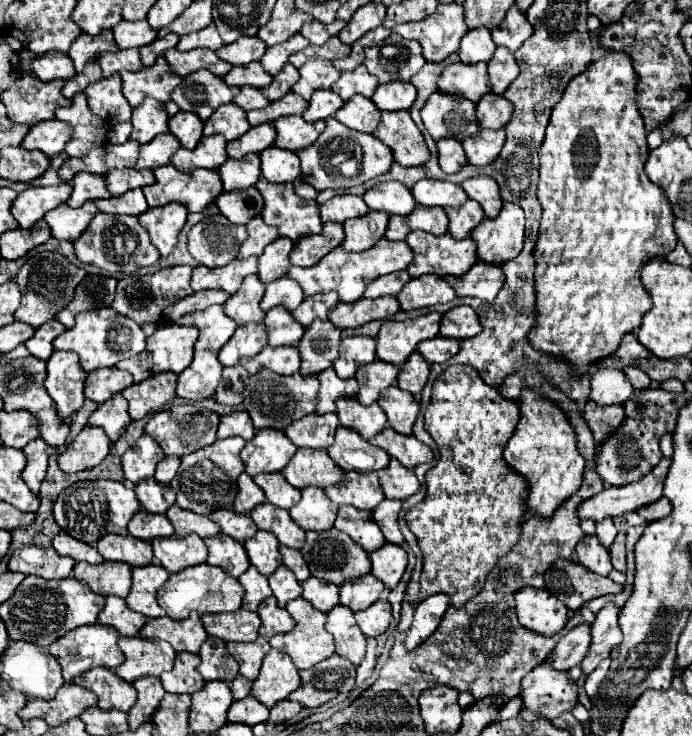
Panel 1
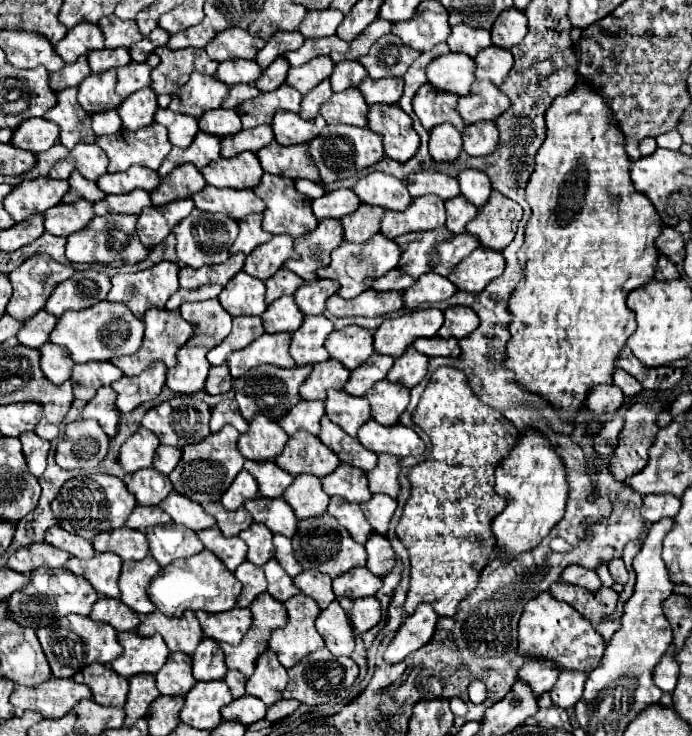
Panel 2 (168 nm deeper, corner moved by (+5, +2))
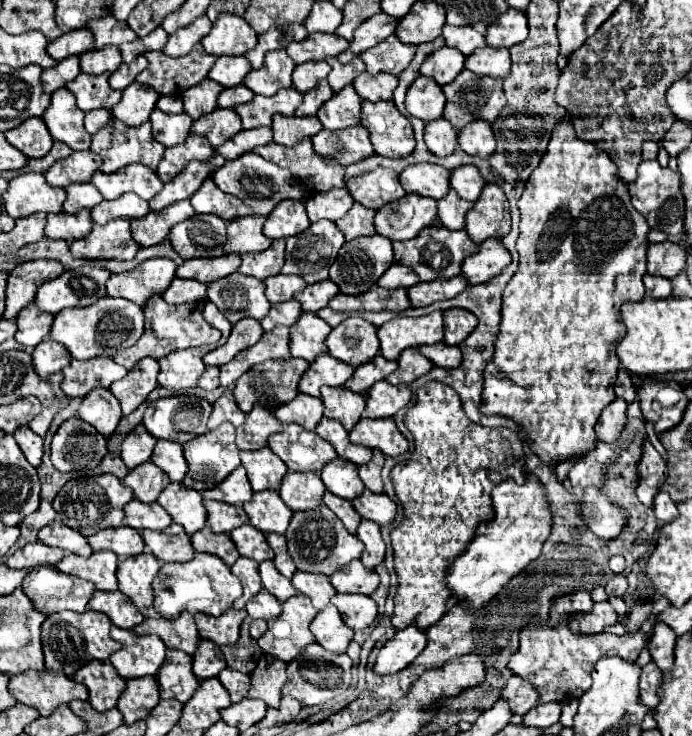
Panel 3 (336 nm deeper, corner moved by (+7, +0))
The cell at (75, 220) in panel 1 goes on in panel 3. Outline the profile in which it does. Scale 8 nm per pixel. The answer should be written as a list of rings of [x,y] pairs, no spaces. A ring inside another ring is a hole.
[[[82,208],[76,214],[48,214],[48,222],[46,222],[46,236],[48,238],[60,238],[66,240],[68,244],[72,244],[74,240],[86,238],[92,230],[94,222],[90,216],[88,208]]]

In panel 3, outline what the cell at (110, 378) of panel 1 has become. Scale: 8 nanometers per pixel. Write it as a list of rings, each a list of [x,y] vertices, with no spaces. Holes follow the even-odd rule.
[[[98,356],[98,358],[86,360],[86,362],[72,360],[70,366],[66,370],[62,370],[62,374],[64,374],[62,390],[70,398],[84,398],[90,390],[94,390],[98,386],[108,388],[112,382],[122,380],[126,376],[126,372],[128,372],[126,368],[116,364],[108,356]]]

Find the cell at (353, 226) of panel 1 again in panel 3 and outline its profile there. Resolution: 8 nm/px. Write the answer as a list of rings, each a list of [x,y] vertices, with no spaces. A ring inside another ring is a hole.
[[[356,202],[344,218],[336,220],[336,226],[344,232],[348,242],[358,236],[372,236],[374,234],[374,214],[376,214],[374,210]]]

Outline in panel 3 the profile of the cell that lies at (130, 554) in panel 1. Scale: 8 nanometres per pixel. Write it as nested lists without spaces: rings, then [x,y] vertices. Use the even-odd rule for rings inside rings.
[[[120,526],[120,528],[106,528],[94,536],[88,538],[90,546],[94,550],[112,550],[112,552],[138,552],[142,554],[144,540],[138,530],[130,526]]]

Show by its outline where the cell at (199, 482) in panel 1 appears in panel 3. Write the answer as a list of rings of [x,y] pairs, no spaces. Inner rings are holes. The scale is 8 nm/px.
[[[220,424],[216,430],[210,430],[182,444],[184,458],[188,462],[188,474],[180,484],[186,488],[194,488],[198,492],[206,492],[208,488],[218,486],[228,474],[232,474],[240,466],[240,456],[238,456],[238,448],[234,440],[236,440],[236,428],[232,424]]]

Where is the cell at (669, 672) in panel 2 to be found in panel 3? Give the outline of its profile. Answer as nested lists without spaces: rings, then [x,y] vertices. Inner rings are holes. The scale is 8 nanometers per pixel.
[[[652,660],[642,668],[640,686],[642,686],[642,704],[646,704],[648,708],[656,708],[660,702],[658,690],[662,686],[662,670]]]

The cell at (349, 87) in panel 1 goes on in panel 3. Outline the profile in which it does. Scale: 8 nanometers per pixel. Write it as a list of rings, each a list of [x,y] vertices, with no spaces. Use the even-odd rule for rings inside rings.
[[[356,56],[356,58],[354,58],[352,62],[348,62],[348,64],[338,62],[336,58],[330,58],[330,60],[326,60],[326,62],[332,66],[332,70],[330,70],[330,74],[328,74],[328,82],[330,82],[330,88],[332,88],[334,92],[338,92],[338,90],[342,90],[344,86],[352,84],[354,78],[364,72],[364,62],[360,60],[360,56]]]

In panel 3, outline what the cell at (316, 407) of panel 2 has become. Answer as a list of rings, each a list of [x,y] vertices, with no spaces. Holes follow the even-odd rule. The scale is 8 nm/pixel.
[[[300,394],[290,404],[282,404],[282,408],[276,408],[276,418],[286,424],[298,424],[302,428],[314,430],[316,424],[322,420],[322,400],[314,396]]]

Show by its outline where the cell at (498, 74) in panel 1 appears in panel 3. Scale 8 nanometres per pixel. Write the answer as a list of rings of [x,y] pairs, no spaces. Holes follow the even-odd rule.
[[[482,48],[466,58],[466,68],[478,76],[504,78],[510,72],[510,52],[504,48]]]

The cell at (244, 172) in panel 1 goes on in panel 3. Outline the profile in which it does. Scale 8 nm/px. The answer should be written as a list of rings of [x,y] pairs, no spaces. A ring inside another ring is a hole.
[[[246,152],[240,158],[226,162],[218,170],[214,170],[210,178],[222,192],[238,196],[242,202],[250,204],[250,208],[258,216],[268,216],[274,210],[274,206],[284,198],[296,198],[298,200],[302,194],[308,192],[308,188],[296,176],[292,176],[290,170],[278,168],[276,164],[266,162],[262,156],[258,156],[254,152]]]

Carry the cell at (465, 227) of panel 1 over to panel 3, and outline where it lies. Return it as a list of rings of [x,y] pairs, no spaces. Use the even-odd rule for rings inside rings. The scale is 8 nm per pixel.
[[[454,190],[446,194],[446,198],[438,200],[438,218],[444,228],[448,230],[462,230],[464,228],[464,218],[470,212],[472,204],[462,200]]]

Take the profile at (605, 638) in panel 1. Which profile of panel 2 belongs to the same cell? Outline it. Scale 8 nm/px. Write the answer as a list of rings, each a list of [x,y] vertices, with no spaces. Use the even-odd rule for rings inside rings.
[[[582,672],[560,674],[556,686],[550,690],[552,704],[558,708],[564,708],[564,710],[572,708],[580,700],[584,682],[586,682],[586,674],[582,674]]]

